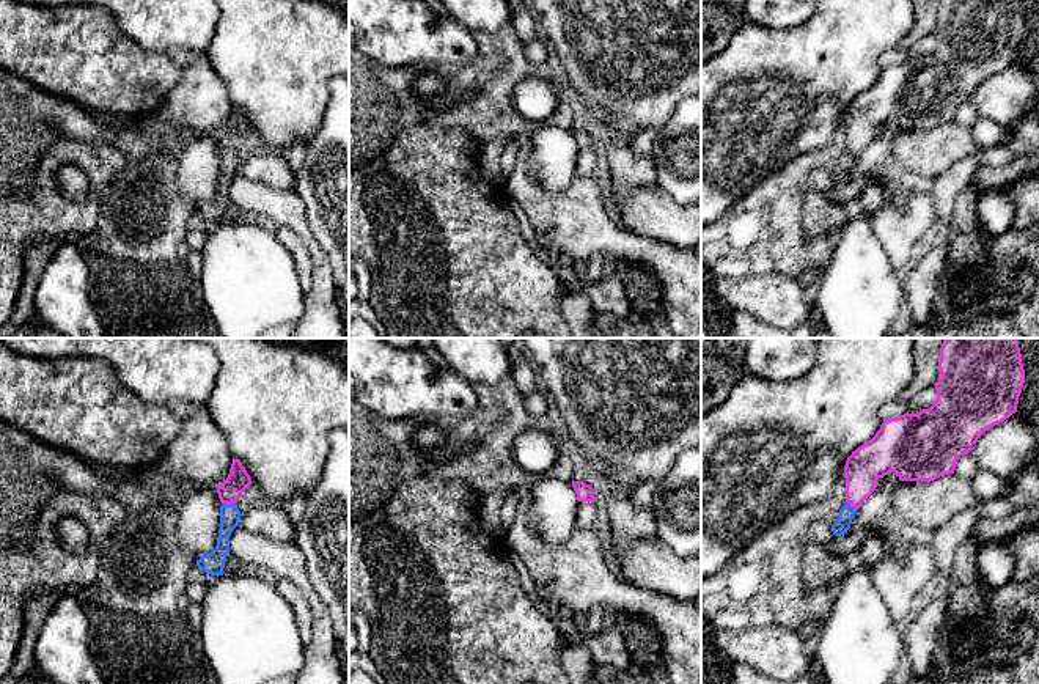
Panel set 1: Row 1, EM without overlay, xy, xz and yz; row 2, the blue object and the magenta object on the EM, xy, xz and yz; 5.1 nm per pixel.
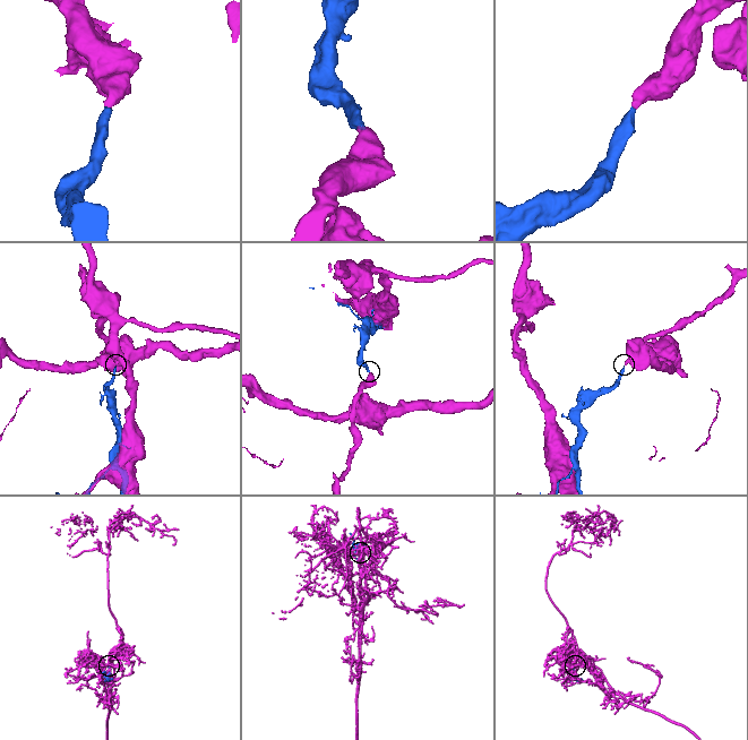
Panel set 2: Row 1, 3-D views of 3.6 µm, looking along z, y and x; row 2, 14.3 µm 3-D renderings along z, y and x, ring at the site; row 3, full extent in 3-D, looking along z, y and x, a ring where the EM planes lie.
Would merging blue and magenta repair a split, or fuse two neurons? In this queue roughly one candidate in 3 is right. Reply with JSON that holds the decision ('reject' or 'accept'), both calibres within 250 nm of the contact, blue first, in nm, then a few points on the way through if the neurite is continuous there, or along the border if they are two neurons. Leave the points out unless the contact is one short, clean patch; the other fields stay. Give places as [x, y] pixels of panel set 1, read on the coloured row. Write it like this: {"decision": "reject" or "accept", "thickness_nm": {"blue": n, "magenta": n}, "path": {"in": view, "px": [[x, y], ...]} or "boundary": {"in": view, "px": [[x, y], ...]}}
{"decision": "accept", "thickness_nm": {"blue": 110, "magenta": 120}}

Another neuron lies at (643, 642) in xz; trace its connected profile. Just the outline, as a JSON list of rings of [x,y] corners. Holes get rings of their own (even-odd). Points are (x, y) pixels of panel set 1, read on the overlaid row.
[[[616,615],[616,629],[624,635],[633,664],[659,664],[662,640],[652,624],[641,618]]]

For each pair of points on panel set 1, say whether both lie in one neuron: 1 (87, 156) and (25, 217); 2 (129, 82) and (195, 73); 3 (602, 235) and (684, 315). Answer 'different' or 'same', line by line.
1: same
2: different
3: same

